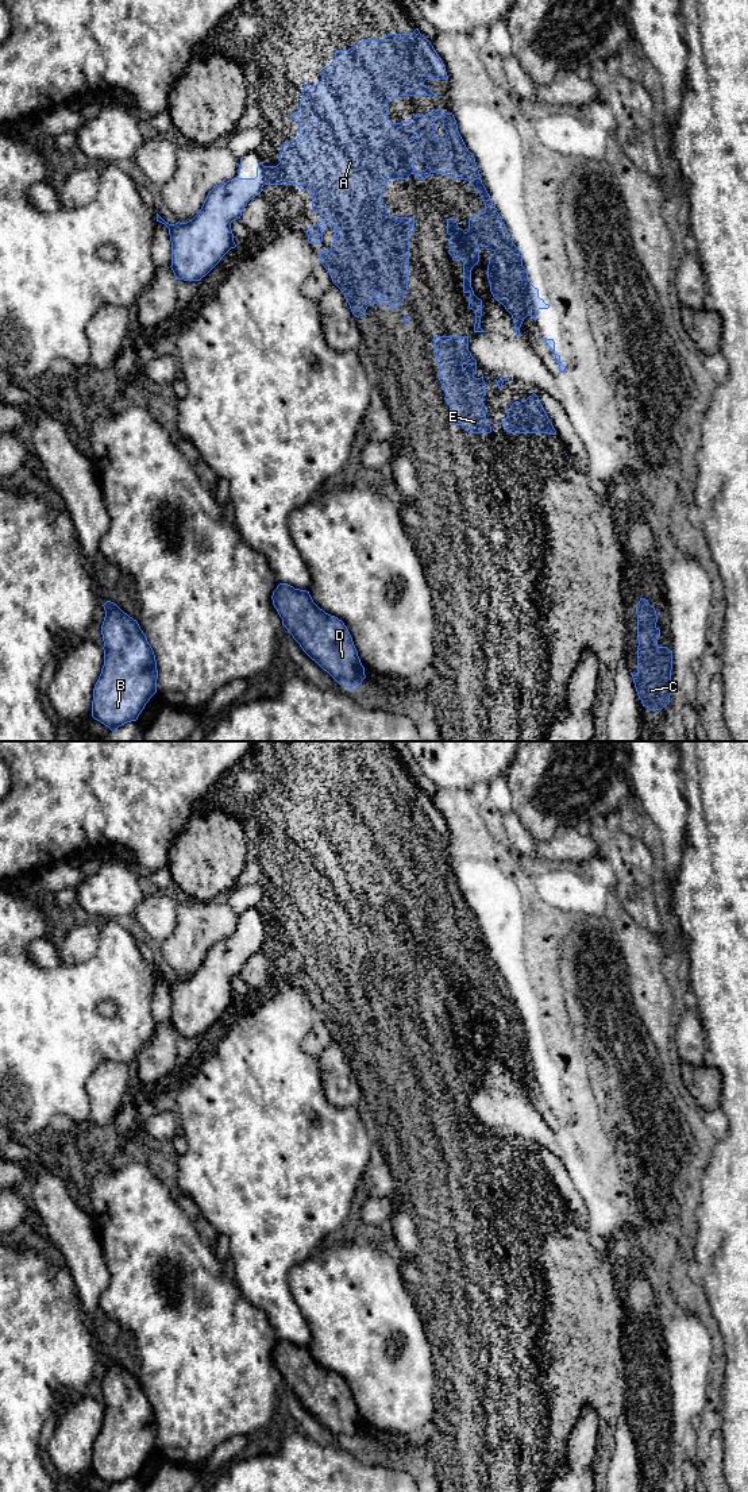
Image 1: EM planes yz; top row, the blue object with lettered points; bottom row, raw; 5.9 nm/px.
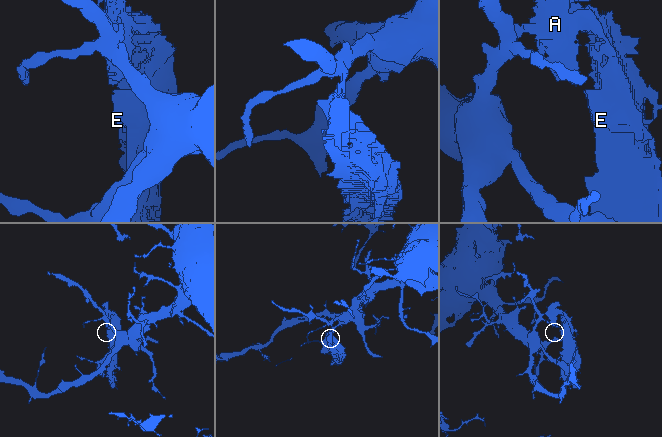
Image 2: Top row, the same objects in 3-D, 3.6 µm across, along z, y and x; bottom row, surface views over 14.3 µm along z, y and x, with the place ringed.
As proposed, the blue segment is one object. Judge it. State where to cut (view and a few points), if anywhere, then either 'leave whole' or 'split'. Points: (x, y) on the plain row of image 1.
cut in yz along (262, 922), (265, 939); split

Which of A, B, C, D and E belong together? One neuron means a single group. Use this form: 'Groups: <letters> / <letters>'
Groups: A C E / B D

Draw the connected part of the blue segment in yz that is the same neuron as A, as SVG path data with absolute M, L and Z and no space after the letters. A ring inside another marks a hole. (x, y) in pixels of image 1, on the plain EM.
M416 784L410 790L389 790L383 795L365 795L356 802L348 806L336 806L335 816L320 829L321 837L313 843L308 840L302 840L302 855L300 857L300 864L296 870L290 871L290 875L298 878L298 890L301 891L297 895L293 895L281 902L279 907L279 920L277 922L263 922L265 925L265 940L266 941L297 941L301 947L311 947L312 948L312 967L319 968L325 975L317 979L316 982L311 982L306 986L308 998L315 1001L321 1001L323 998L323 986L332 980L335 983L335 992L333 999L329 1006L320 1007L320 1019L328 1026L332 1038L342 1046L344 1055L347 1056L350 1065L355 1073L359 1073L366 1069L366 1065L371 1060L382 1061L386 1060L393 1065L397 1065L400 1060L404 1059L404 1050L408 1046L408 1033L409 1033L409 991L415 988L415 974L394 974L386 967L386 960L382 956L382 948L386 944L386 938L389 936L408 936L410 930L415 930L417 936L425 936L429 933L431 929L436 930L446 930L452 936L467 936L470 941L474 942L475 947L479 948L481 955L485 959L485 967L477 969L475 972L469 975L469 987L464 988L462 984L458 983L455 975L446 975L447 976L447 990L451 992L448 996L450 1007L448 1010L452 1013L452 1017L462 1017L463 1018L463 1049L469 1049L469 1064L475 1069L475 1080L474 1088L485 1088L479 1079L482 1072L482 1056L474 1050L471 1044L471 1026L479 1018L479 1003L483 1002L486 1006L491 1006L494 1010L489 1015L487 1021L487 1036L490 1038L490 1048L493 1053L505 1063L505 1065L512 1071L513 1080L516 1083L516 1092L521 1092L520 1083L527 1072L532 1072L536 1077L537 1067L539 1065L548 1065L550 1061L544 1059L543 1055L539 1053L539 1045L535 1044L528 1036L528 1026L523 1022L523 1010L513 999L510 991L508 990L502 974L496 965L496 961L490 956L490 952L482 940L481 930L478 922L475 920L475 914L466 903L459 887L458 880L452 870L446 870L442 865L433 865L428 871L415 871L413 875L409 878L401 879L389 879L388 878L388 859L393 855L400 852L432 852L432 851L442 851L433 849L425 840L425 836L448 836L444 820L442 814L435 807L431 798L420 790L419 784ZM437 875L443 876L443 884L446 886L447 891L444 894L436 894L435 887L436 882L435 878Z

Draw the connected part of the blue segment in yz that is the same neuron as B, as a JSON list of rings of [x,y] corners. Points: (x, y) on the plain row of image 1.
[[[107,1357],[101,1381],[104,1422],[93,1445],[92,1473],[113,1489],[127,1478],[136,1477],[150,1454],[157,1449],[157,1416],[146,1391],[136,1376],[116,1360]]]

